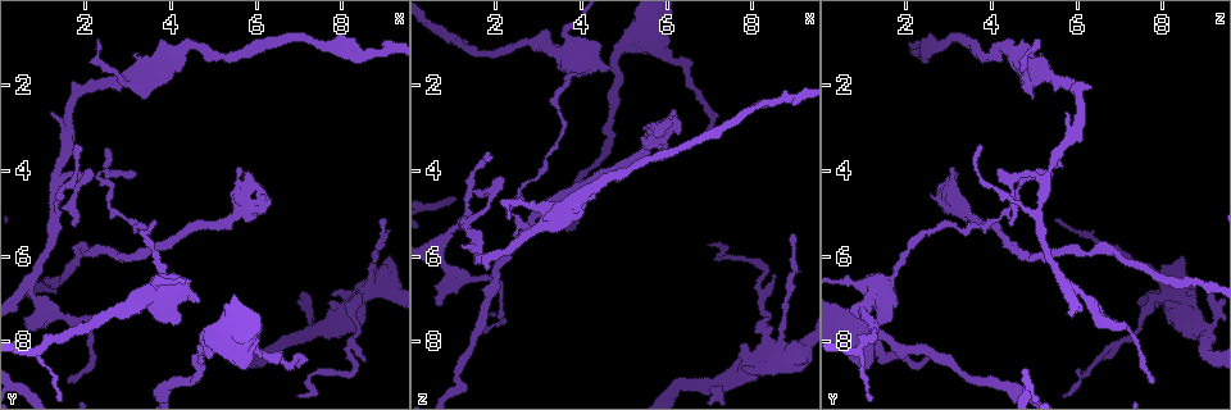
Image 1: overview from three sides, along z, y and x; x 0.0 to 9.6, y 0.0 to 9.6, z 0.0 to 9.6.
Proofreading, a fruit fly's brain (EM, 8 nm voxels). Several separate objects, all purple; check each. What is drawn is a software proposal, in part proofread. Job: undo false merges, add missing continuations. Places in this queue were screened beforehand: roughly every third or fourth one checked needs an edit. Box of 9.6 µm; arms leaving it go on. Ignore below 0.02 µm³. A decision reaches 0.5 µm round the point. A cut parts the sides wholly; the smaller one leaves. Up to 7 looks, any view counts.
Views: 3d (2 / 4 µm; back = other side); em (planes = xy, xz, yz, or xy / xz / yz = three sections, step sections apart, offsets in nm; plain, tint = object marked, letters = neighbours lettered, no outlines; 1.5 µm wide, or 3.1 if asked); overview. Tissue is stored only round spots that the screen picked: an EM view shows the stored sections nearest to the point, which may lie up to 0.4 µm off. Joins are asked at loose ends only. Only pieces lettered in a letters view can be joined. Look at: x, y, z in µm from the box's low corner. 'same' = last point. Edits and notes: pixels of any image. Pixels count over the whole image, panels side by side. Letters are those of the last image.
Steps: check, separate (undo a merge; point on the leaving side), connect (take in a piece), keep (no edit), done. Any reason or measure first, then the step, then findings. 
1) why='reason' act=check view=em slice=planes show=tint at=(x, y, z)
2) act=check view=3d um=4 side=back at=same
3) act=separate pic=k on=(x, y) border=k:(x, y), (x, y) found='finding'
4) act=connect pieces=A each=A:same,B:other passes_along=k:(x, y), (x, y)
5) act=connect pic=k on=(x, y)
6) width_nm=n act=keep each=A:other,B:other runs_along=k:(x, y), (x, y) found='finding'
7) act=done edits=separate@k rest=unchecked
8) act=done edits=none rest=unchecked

why='tapers out' act=check view=em slice=planes show=letters at=(2.30, 0.90, 5.10)

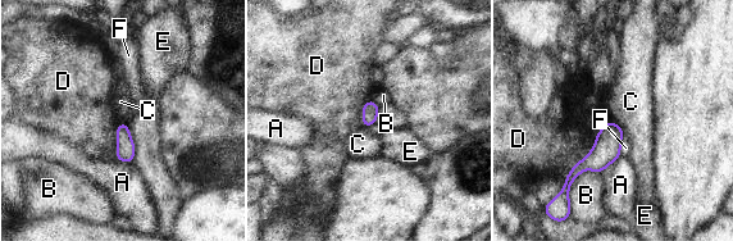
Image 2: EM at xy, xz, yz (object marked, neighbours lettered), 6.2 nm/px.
act=keep each=A:other,B:other,C:other,D:other,E:other,F:other border=2:(613, 122), (623, 130) found='none of them fits'

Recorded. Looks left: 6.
why='a fork' act=check view=em slice=planes show=letters at=(1.35, 4.00, 5.30)

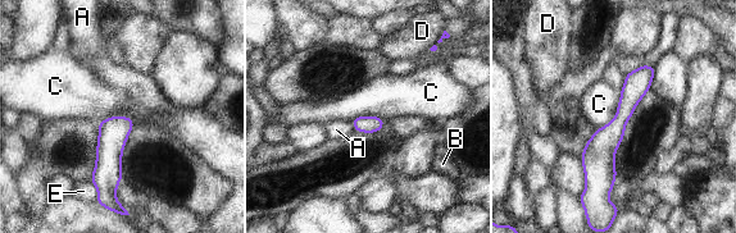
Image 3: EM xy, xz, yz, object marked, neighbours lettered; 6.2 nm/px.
width_nm=110 act=keep each=A:other,B:other,C:other,D:other,E:other border=3:(619, 92), (617, 114), (596, 129) found='one neuron here'

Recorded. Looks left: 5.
why='an open end' act=check view=em slice=planes show=letters at=(4.70, 7.05, 1.60)

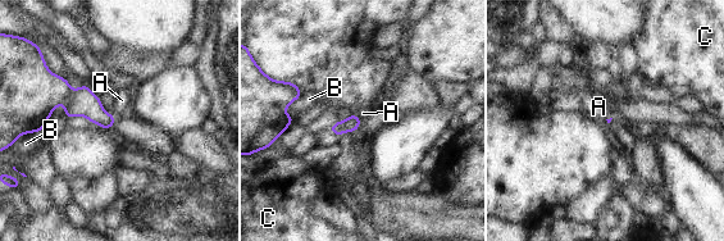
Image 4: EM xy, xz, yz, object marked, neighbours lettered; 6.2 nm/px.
act=keep each=A:other,B:other,C:other runs_along=4:(40, 116), (73, 100), (110, 121) found='no lettered piece goes on from it'

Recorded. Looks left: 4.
act=done edits=none rest=unchecked

